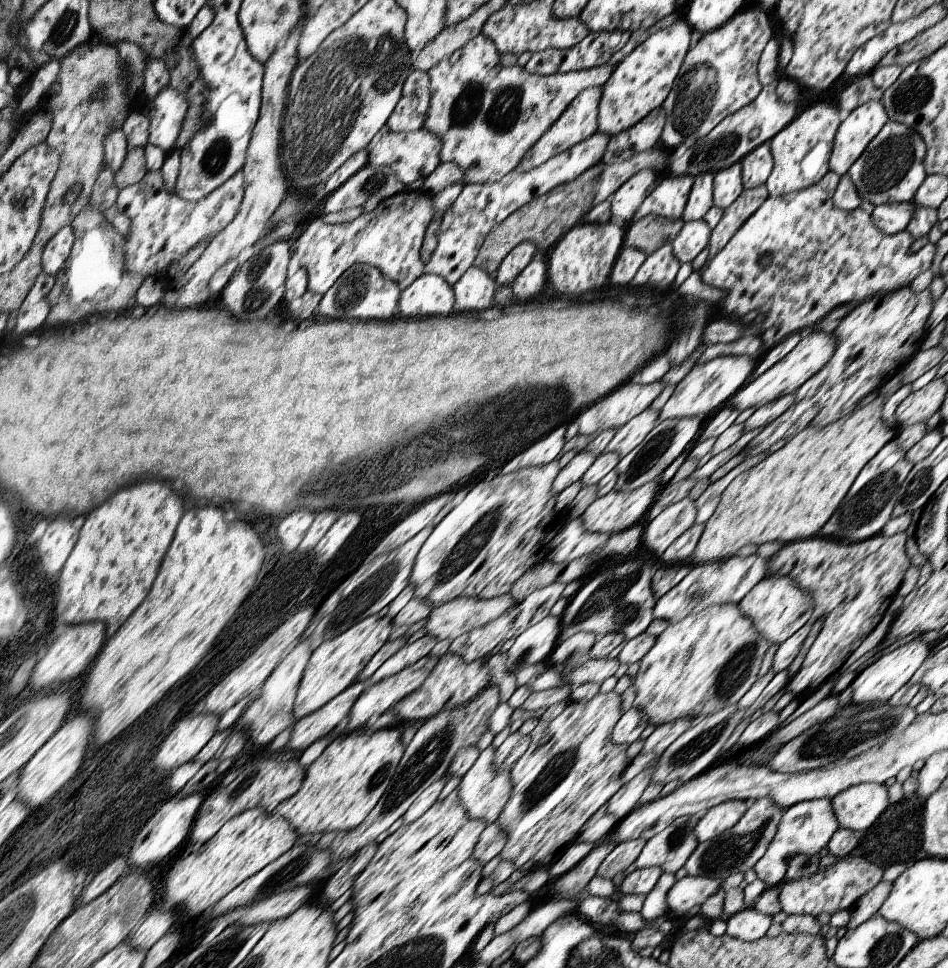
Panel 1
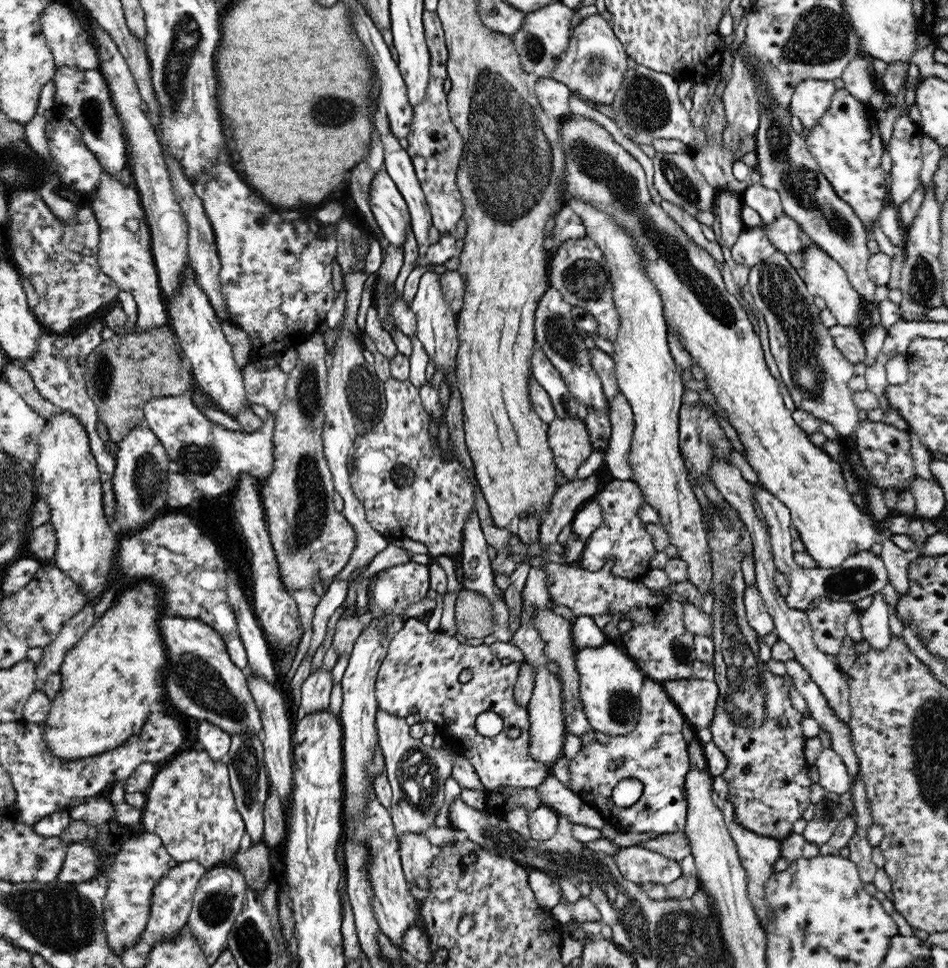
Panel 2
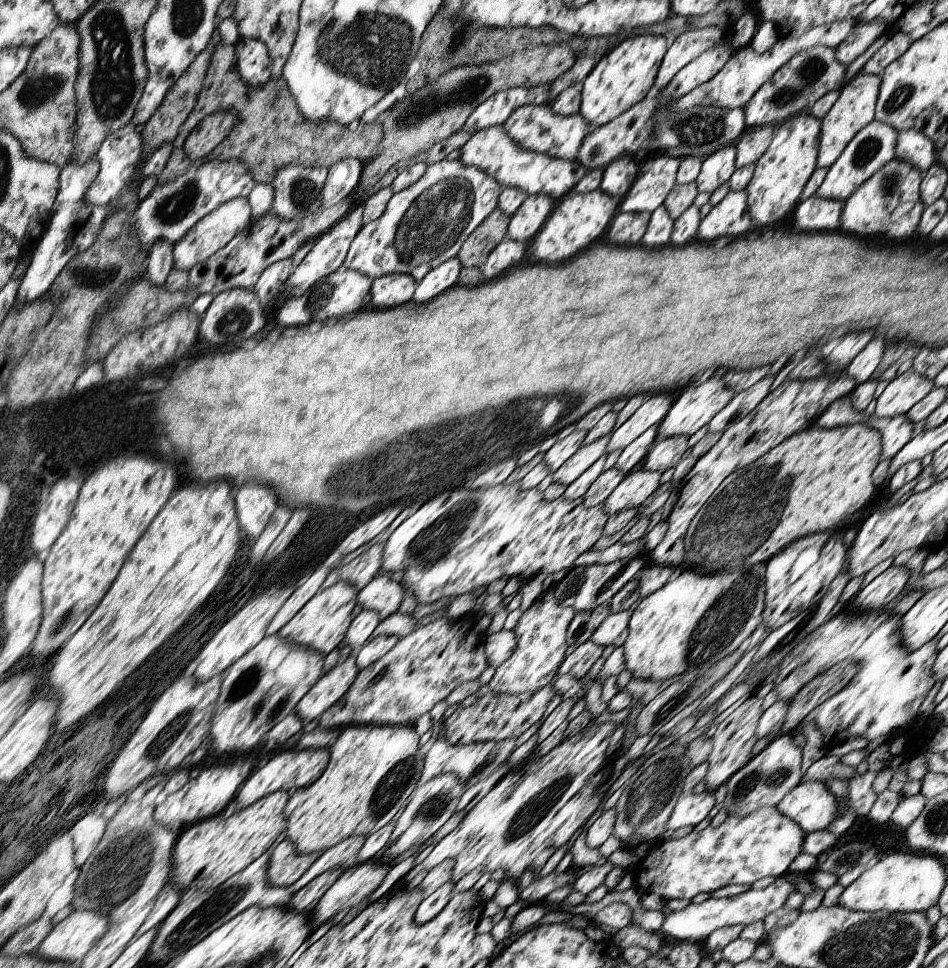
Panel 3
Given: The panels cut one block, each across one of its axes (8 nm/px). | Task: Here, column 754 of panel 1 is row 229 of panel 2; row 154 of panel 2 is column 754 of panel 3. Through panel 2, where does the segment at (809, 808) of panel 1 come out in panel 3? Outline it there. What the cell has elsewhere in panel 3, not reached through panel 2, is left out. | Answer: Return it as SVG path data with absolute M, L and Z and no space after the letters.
M759 808L753 814L741 818L741 816L727 816L727 820L717 828L703 828L701 832L691 832L679 840L661 838L655 844L649 846L649 852L639 864L635 866L635 888L641 892L655 892L665 902L669 900L691 900L699 892L711 894L717 888L729 886L729 884L753 884L755 880L763 876L773 876L775 880L785 876L789 866L795 862L795 858L803 852L807 834L801 830L795 820L781 814L777 808Z

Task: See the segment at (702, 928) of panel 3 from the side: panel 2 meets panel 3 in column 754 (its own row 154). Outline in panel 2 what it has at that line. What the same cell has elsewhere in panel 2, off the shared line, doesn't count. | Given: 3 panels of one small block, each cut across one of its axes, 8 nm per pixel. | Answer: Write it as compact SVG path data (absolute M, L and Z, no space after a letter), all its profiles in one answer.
M914 88L906 92L906 108L908 108L906 116L896 120L888 144L892 156L892 200L896 208L900 208L920 186L920 170L922 170L920 140L924 138L924 130L908 118L912 106L916 106Z

